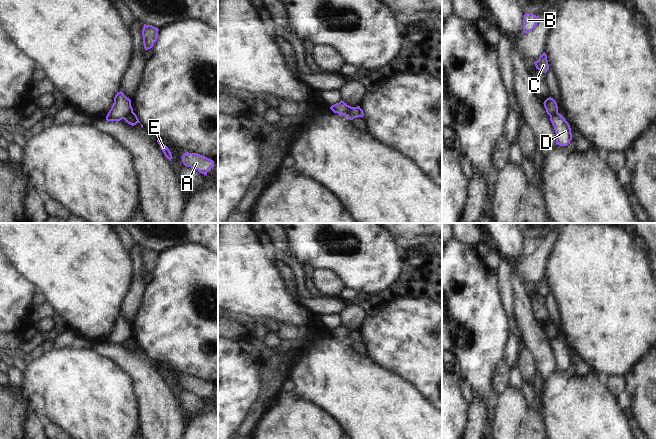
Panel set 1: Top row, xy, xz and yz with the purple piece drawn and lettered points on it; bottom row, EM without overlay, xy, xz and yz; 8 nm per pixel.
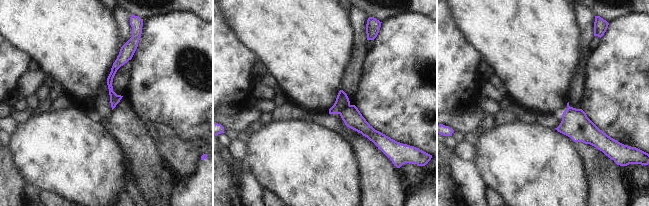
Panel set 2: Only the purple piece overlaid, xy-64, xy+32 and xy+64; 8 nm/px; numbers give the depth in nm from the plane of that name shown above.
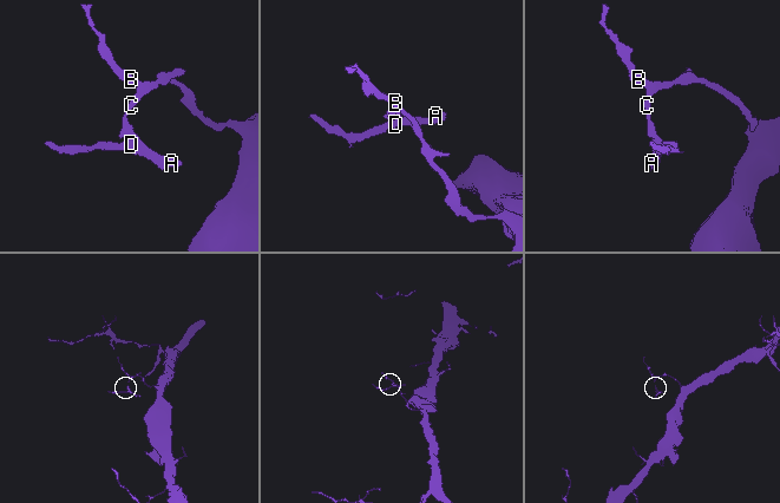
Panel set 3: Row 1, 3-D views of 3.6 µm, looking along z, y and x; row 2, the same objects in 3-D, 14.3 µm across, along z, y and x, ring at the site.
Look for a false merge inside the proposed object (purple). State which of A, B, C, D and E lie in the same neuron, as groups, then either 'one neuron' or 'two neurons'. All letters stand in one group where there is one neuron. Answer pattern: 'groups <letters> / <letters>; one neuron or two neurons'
groups A D E / B C; two neurons

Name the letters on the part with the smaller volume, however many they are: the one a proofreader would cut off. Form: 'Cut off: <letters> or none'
Cut off: A, D, E

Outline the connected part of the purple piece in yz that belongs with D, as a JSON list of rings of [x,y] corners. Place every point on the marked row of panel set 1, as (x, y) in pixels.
[[[559,113],[550,116],[550,121],[556,133],[556,144],[560,146],[567,146],[572,140],[572,133],[569,123]]]

